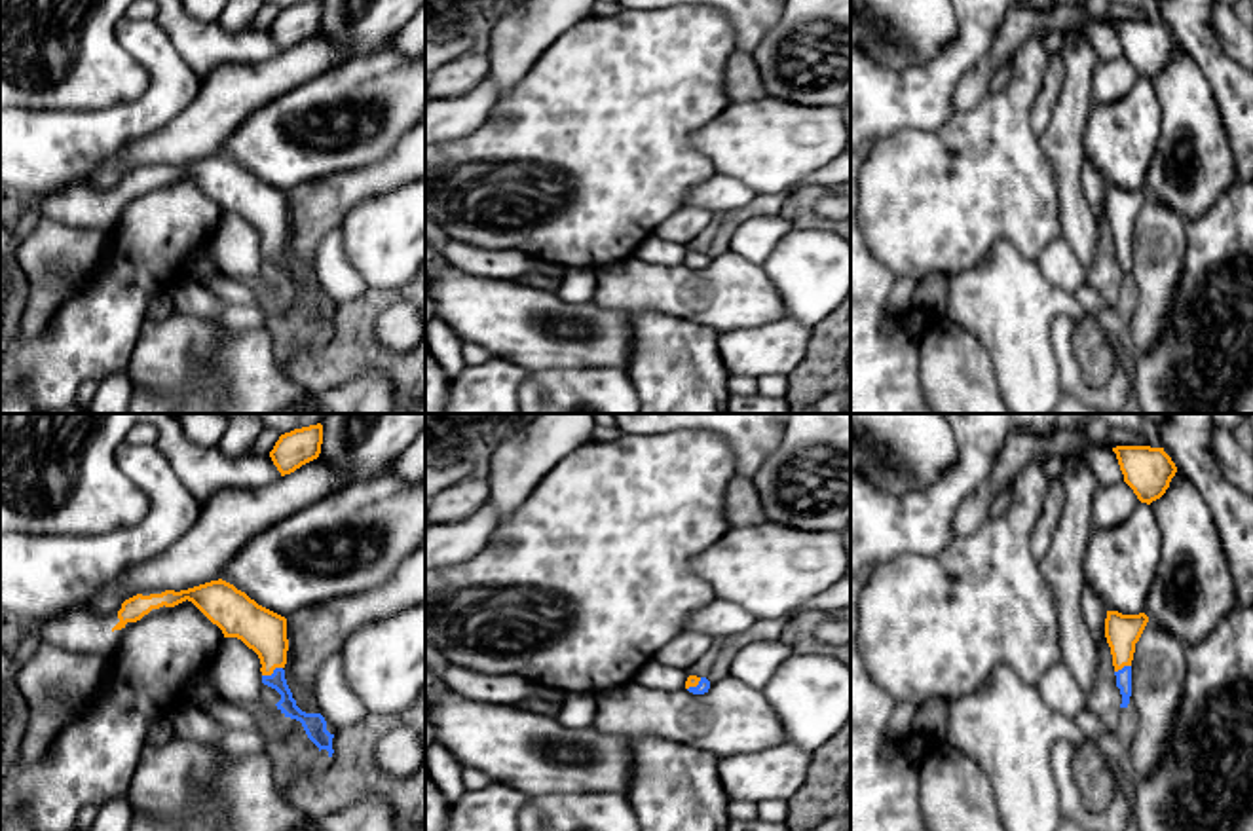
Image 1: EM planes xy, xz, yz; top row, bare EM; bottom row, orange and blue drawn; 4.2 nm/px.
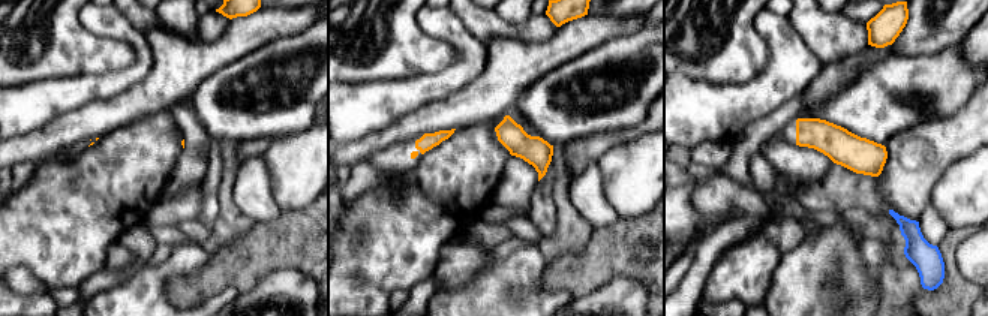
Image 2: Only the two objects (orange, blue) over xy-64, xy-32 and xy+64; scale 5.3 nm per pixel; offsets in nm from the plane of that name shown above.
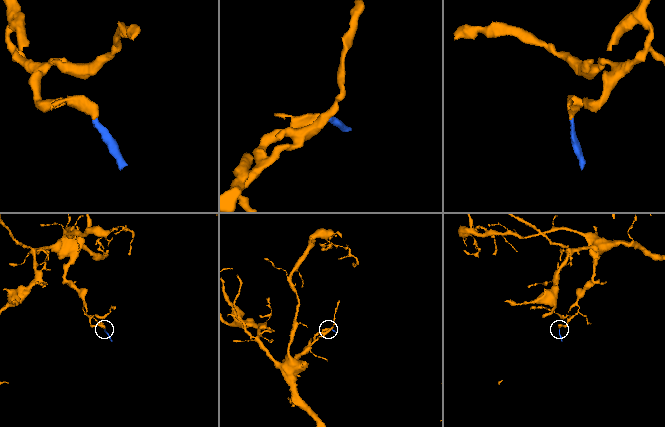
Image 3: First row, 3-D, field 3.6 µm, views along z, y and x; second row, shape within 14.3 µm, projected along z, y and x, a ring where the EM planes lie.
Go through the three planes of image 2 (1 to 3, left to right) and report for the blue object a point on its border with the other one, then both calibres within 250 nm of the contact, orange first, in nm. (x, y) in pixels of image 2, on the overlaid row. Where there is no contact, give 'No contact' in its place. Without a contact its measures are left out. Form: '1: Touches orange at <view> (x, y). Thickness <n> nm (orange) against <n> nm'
1: No contact
2: No contact
3: No contact

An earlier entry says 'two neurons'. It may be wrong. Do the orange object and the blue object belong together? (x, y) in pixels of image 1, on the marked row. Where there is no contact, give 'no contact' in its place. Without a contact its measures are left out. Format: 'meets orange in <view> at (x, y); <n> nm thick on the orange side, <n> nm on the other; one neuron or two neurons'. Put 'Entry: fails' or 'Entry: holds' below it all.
meets orange in xy at (272, 672); 190 nm thick on the orange side, 80 nm on the other; one neuron
Entry: fails

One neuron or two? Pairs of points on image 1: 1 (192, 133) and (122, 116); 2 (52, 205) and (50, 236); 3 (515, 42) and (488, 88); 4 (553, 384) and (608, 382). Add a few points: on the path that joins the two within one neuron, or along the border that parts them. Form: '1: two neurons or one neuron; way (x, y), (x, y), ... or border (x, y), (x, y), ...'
1: two neurons; border (198, 95), (164, 126), (126, 147)
2: two neurons; border (42, 215), (95, 230)
3: two neurons; border (490, 74), (498, 90), (498, 103)
4: one neuron; way (566, 384), (595, 384)

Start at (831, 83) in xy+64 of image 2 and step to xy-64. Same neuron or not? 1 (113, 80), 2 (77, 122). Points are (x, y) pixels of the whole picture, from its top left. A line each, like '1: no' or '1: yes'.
1: no
2: yes

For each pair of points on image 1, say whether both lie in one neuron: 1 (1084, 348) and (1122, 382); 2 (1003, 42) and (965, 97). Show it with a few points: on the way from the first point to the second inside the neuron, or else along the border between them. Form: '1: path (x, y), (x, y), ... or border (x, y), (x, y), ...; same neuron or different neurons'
1: border (1105, 331), (1115, 369), (1102, 386), (1092, 389); different neurons
2: path (997, 55), (978, 74), (974, 84); same neuron

